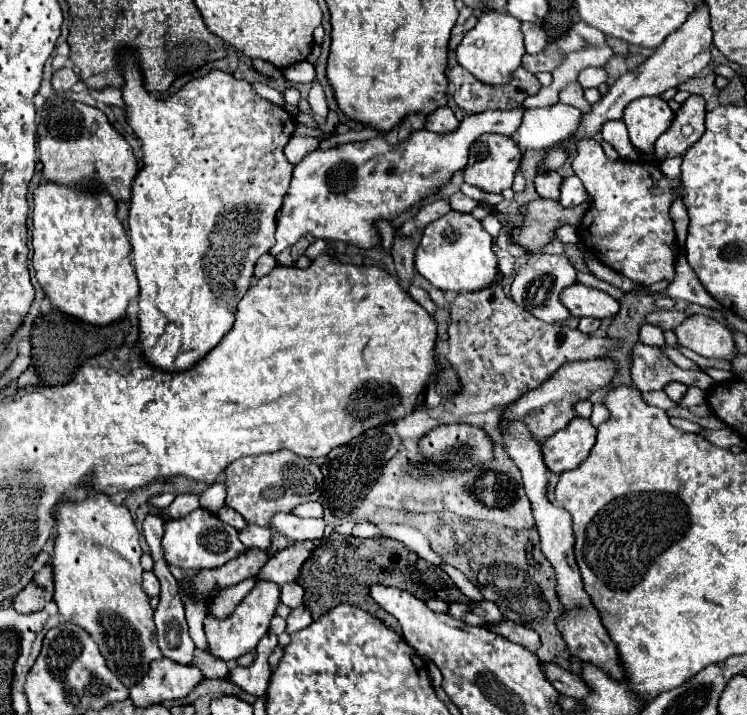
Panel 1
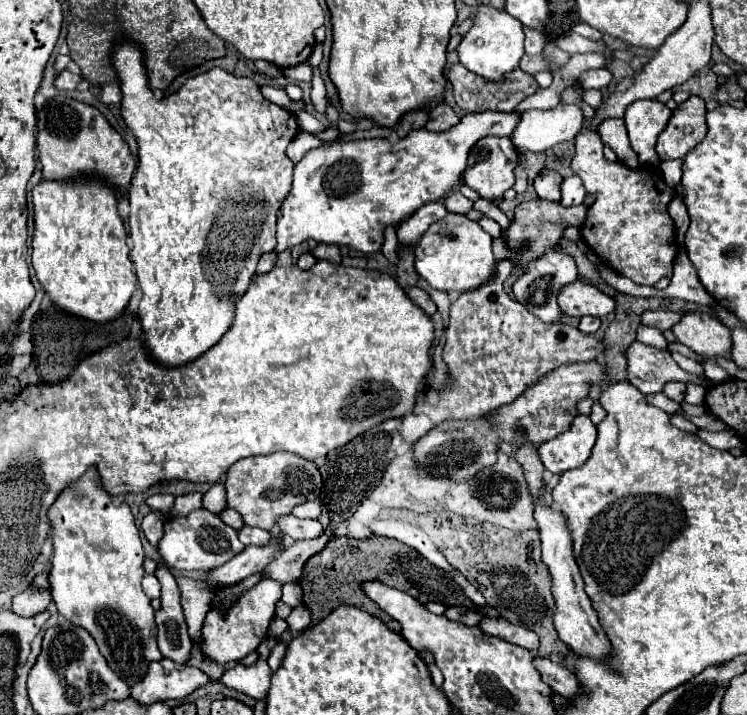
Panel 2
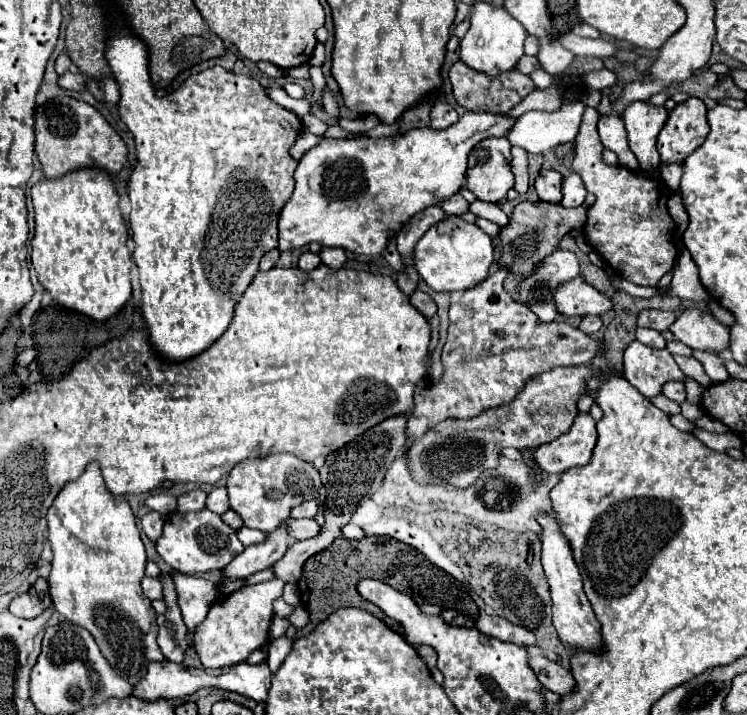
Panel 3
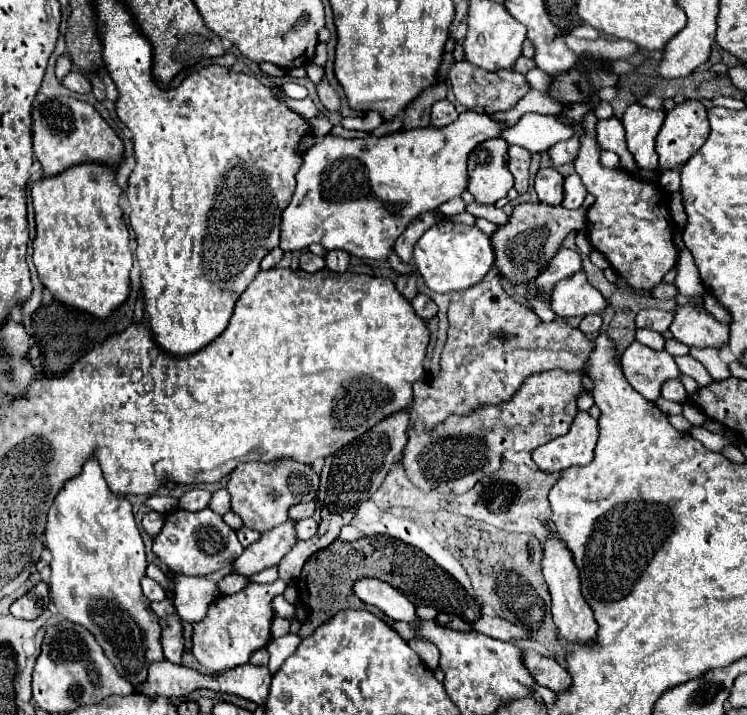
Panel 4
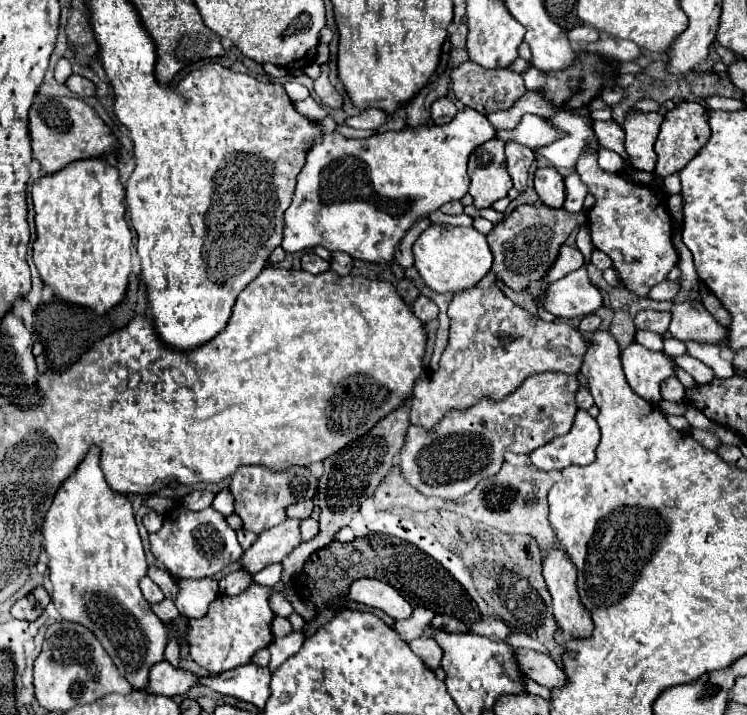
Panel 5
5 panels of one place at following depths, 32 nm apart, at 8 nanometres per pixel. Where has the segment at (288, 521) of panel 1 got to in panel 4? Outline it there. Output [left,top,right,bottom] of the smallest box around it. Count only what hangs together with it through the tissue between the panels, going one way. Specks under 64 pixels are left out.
[298,518,318,540]

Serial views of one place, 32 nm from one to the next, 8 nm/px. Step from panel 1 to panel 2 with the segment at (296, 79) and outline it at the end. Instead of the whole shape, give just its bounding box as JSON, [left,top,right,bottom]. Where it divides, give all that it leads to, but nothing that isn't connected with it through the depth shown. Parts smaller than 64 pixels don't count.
[283,62,313,82]

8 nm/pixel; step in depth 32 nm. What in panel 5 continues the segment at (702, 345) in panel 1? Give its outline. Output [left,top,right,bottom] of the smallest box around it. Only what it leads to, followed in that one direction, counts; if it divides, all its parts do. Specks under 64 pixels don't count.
[670,300,726,342]

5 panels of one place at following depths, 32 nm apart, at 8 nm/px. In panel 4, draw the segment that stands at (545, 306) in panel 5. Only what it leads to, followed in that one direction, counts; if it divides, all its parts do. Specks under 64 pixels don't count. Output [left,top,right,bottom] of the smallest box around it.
[550,270,608,318]

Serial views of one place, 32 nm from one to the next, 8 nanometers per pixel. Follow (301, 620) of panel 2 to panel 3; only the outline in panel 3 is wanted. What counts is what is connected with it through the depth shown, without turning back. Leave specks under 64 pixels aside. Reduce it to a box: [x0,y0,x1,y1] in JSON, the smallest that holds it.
[288,606,308,628]

